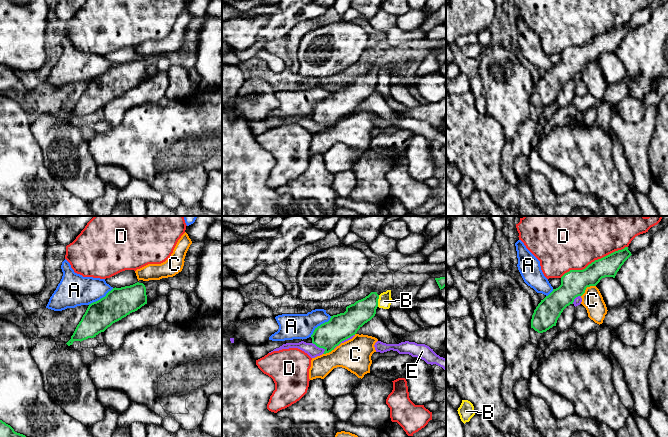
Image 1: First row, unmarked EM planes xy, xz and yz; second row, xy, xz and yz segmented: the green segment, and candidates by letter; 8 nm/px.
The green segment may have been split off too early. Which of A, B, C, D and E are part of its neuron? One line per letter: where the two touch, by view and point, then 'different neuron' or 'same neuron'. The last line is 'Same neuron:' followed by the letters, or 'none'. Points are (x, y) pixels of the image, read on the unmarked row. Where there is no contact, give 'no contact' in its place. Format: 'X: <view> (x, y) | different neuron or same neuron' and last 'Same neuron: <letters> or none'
A: xz (321, 100) | different neuron
B: xz (377, 77) | different neuron
C: yz (586, 63) | different neuron
D: yz (594, 37) | different neuron
E: xz (319, 123) | different neuron
Same neuron: none

